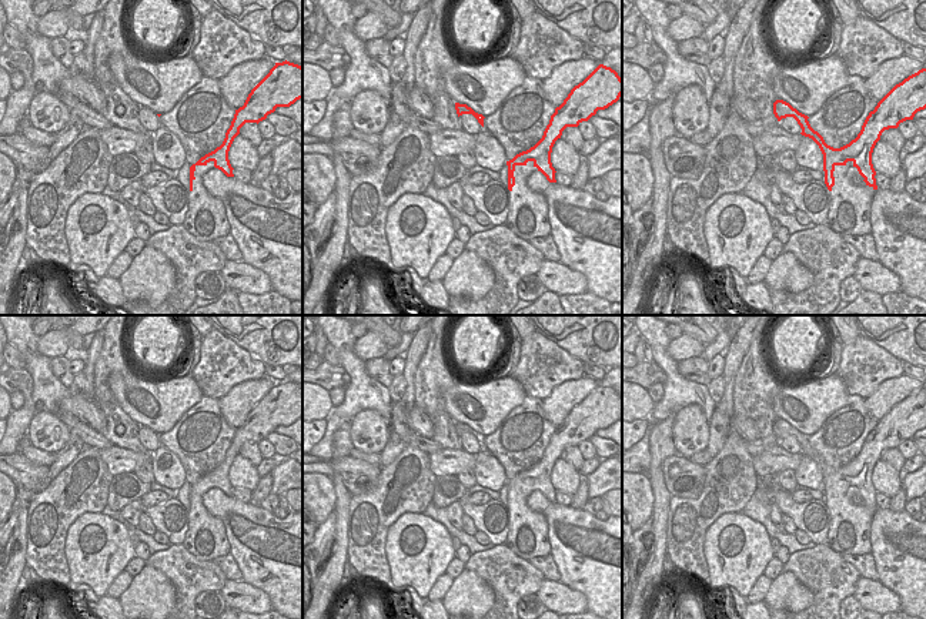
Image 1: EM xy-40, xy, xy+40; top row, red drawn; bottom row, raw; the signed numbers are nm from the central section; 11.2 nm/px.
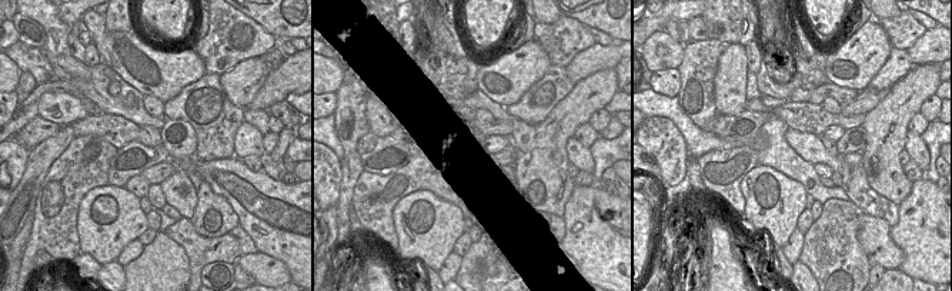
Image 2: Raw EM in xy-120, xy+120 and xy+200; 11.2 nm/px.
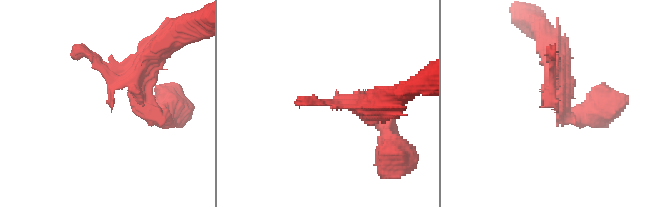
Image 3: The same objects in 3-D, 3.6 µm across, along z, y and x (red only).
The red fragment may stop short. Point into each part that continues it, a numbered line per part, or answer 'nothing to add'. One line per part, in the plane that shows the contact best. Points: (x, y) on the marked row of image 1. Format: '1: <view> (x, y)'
1: xy+40 (849, 201)

